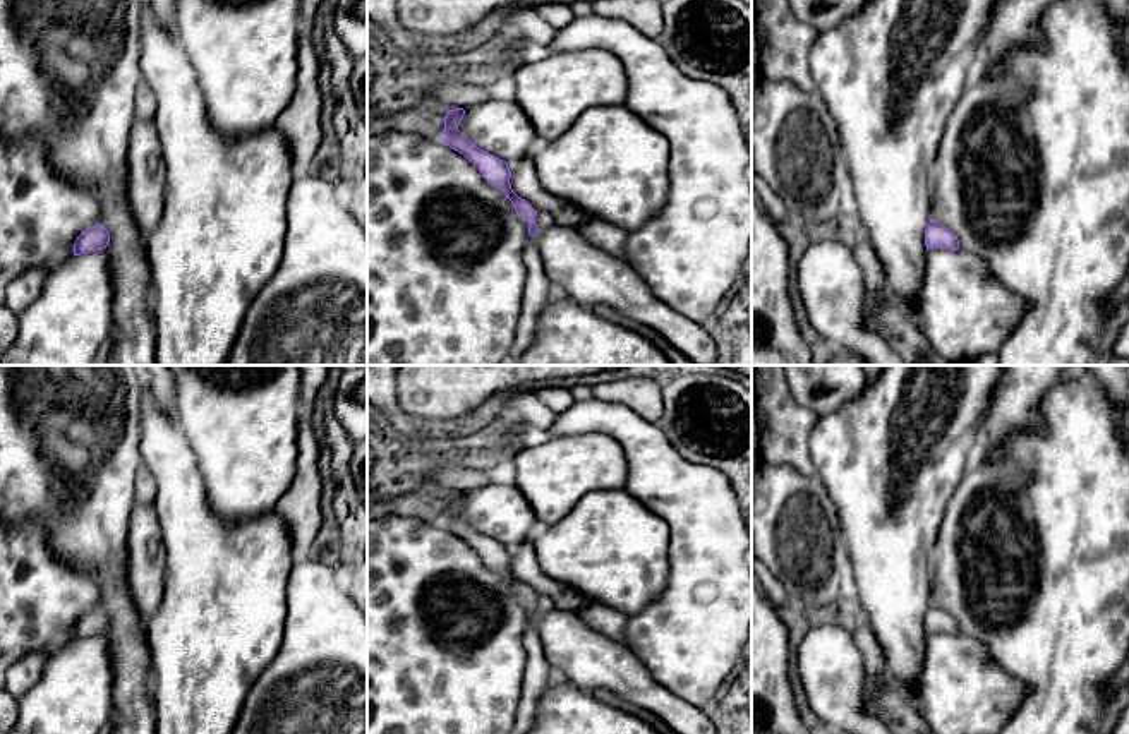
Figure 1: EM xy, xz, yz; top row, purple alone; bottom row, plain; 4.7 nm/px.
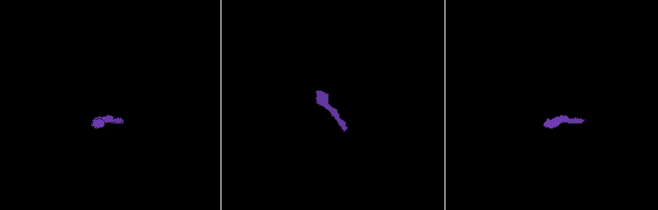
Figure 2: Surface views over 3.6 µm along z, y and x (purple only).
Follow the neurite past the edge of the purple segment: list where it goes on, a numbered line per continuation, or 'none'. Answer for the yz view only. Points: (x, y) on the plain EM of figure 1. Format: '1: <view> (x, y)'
none

